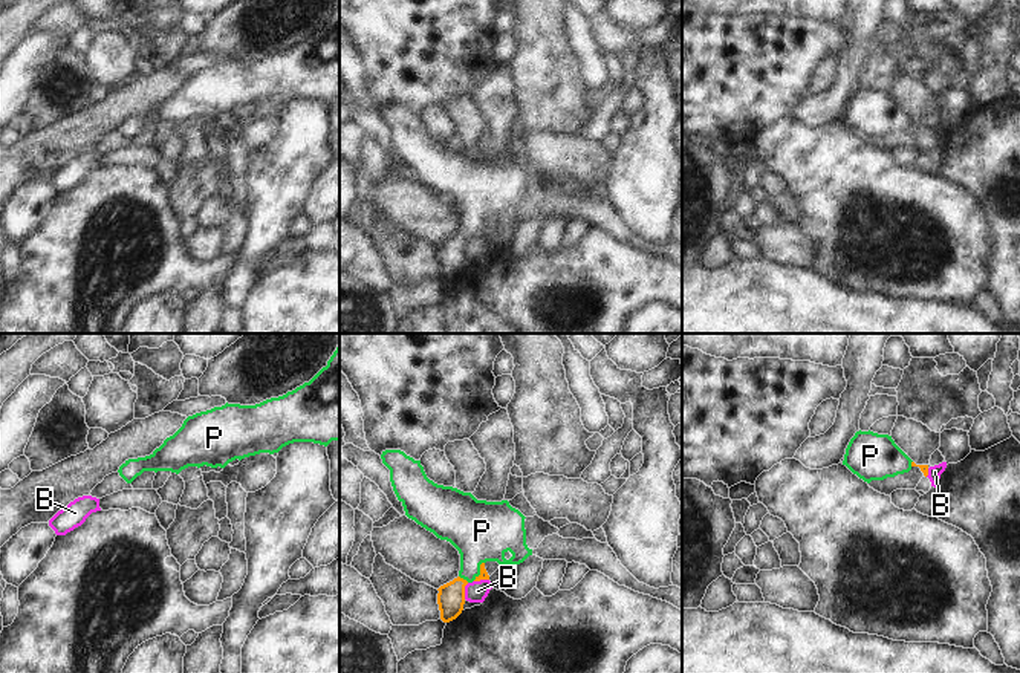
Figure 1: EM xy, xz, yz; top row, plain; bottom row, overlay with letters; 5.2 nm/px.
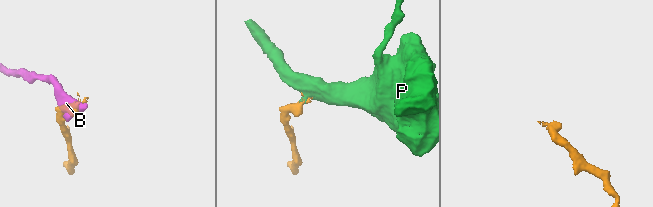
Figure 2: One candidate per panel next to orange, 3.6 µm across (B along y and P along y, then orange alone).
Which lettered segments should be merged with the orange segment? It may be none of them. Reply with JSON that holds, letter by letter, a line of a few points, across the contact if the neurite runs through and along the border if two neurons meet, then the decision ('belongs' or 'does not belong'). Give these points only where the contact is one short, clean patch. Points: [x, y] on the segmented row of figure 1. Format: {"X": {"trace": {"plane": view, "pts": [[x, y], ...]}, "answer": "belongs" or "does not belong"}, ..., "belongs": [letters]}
{"B": {"answer": "does not belong"}, "P": {"trace": {"plane": "xz", "pts": [[451, 597], [462, 578], [471, 569], [479, 534]]}, "answer": "belongs"}, "belongs": ["P"]}

